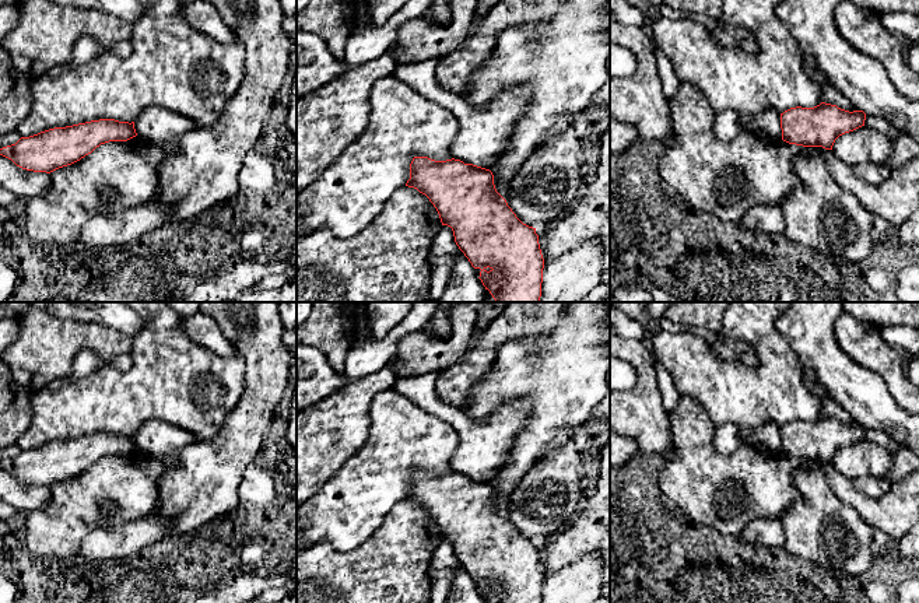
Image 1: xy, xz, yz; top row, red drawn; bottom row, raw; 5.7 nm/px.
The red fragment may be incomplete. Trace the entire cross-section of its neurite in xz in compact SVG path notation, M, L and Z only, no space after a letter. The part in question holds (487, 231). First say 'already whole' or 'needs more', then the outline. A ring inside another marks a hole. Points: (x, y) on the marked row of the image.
already whole; M414 157L410 164L410 179L406 186L425 194L436 208L442 225L453 231L455 242L474 269L480 269L480 280L495 302L540 302L544 259L536 228L523 224L506 200L497 192L490 169L464 164L460 159L435 161Z

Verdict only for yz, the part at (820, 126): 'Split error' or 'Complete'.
Complete

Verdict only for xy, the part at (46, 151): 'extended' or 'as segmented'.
as segmented

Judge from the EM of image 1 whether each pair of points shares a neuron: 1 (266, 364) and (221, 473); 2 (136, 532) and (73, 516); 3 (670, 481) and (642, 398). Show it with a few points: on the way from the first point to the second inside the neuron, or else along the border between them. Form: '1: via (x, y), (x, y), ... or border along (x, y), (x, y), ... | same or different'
1: via (260, 391), (231, 420), (228, 447) | same
2: border along (143, 518), (109, 526), (97, 526), (81, 542) | different
3: border along (670, 427), (673, 456), (663, 460) | different

